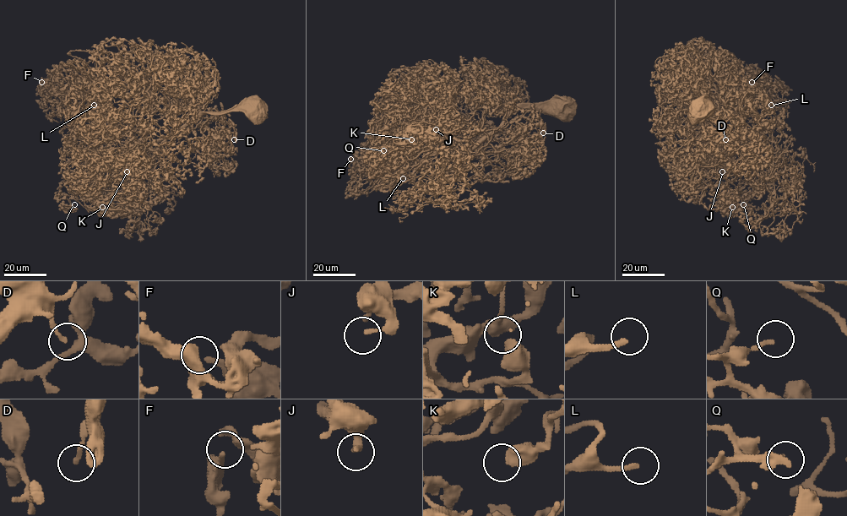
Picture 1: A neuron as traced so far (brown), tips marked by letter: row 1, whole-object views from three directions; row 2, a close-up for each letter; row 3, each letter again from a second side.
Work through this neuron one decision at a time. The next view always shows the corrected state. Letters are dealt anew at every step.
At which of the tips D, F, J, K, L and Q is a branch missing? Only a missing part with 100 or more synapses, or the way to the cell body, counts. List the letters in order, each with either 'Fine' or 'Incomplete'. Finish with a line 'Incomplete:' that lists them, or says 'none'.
D: Fine
F: Fine
J: Fine
K: Fine
L: Incomplete
Q: Fine
Incomplete: L

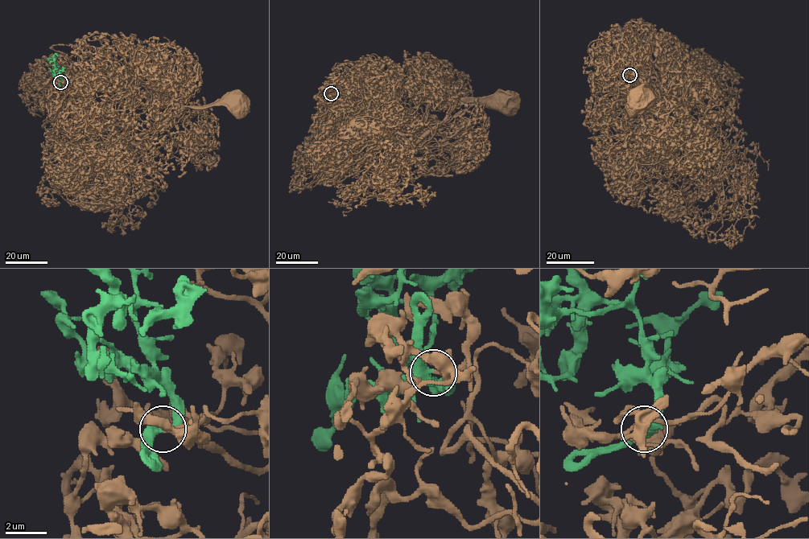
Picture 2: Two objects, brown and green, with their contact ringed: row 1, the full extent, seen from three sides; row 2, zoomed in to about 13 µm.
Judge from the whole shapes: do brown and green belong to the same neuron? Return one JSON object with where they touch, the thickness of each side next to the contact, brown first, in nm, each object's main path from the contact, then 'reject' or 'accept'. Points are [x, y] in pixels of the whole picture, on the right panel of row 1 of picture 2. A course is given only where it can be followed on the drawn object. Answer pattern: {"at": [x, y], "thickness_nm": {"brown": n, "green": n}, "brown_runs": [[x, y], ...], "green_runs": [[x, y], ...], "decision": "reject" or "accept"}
{"at": [629, 75], "thickness_nm": {"brown": 150, "green": 320}, "brown_runs": [[629, 76], [663, 83], [669, 88], [673, 104], [686, 118], [687, 134], [693, 139], [637, 98]], "green_runs": [[629, 76], [631, 70], [627, 51], [630, 47], [642, 49]], "decision": "accept"}

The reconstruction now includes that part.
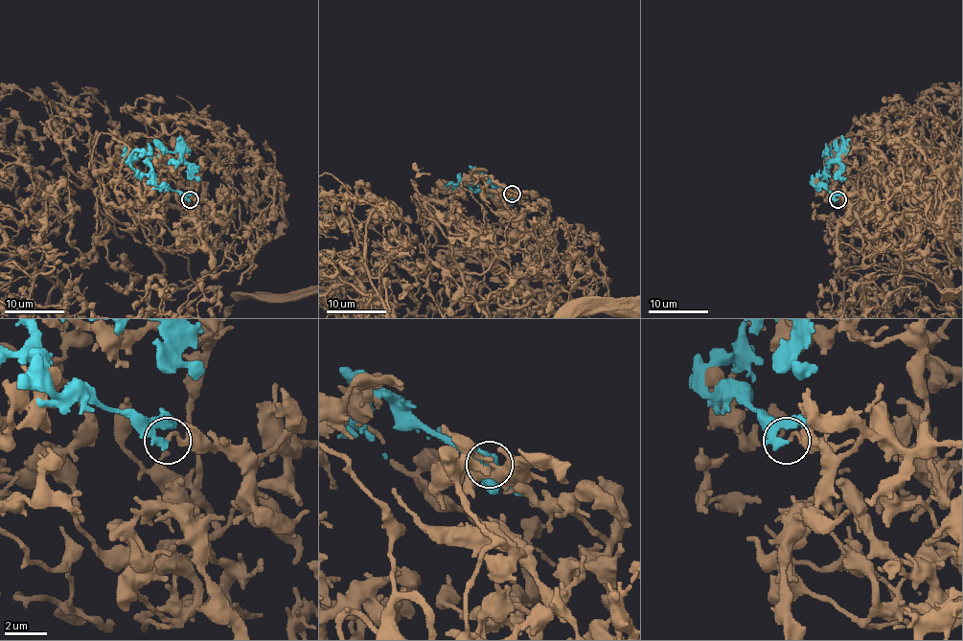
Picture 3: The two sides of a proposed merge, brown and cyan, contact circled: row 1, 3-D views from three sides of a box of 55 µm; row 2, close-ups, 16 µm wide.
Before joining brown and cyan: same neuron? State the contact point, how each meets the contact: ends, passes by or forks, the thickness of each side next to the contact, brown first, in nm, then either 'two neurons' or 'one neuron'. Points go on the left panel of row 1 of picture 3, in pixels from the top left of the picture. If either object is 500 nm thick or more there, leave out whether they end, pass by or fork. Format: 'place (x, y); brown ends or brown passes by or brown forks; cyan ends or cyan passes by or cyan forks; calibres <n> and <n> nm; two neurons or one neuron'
place (190, 199); brown ends; cyan ends; calibres 180 and 360 nm; two neurons

